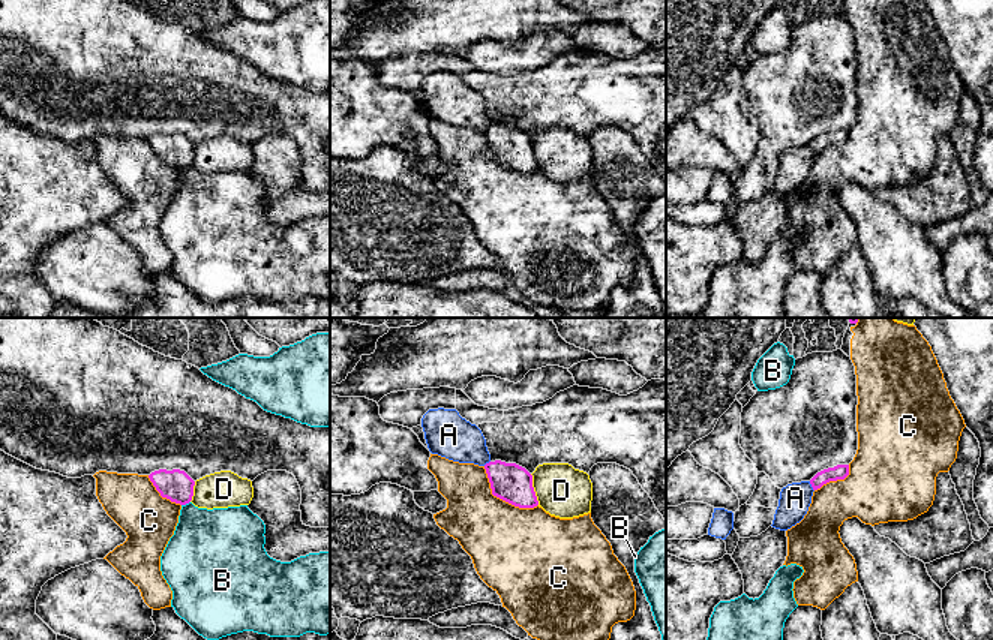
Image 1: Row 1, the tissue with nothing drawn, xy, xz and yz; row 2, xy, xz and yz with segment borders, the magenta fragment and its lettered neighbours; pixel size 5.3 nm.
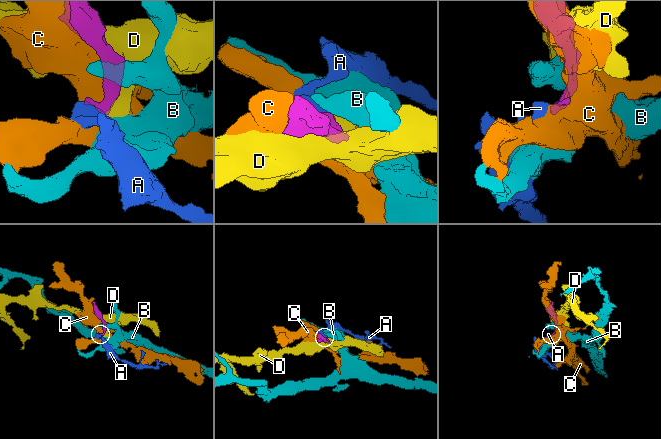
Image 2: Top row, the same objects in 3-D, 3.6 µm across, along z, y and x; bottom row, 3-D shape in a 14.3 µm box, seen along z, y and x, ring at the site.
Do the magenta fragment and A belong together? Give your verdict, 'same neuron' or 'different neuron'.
different neuron

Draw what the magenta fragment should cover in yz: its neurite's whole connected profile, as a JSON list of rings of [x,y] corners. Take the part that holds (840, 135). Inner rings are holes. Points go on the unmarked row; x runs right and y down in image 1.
[[[837,129],[834,132],[824,133],[818,136],[812,144],[810,148],[813,154],[820,153],[824,148],[830,145],[844,144],[849,139],[849,129]]]

